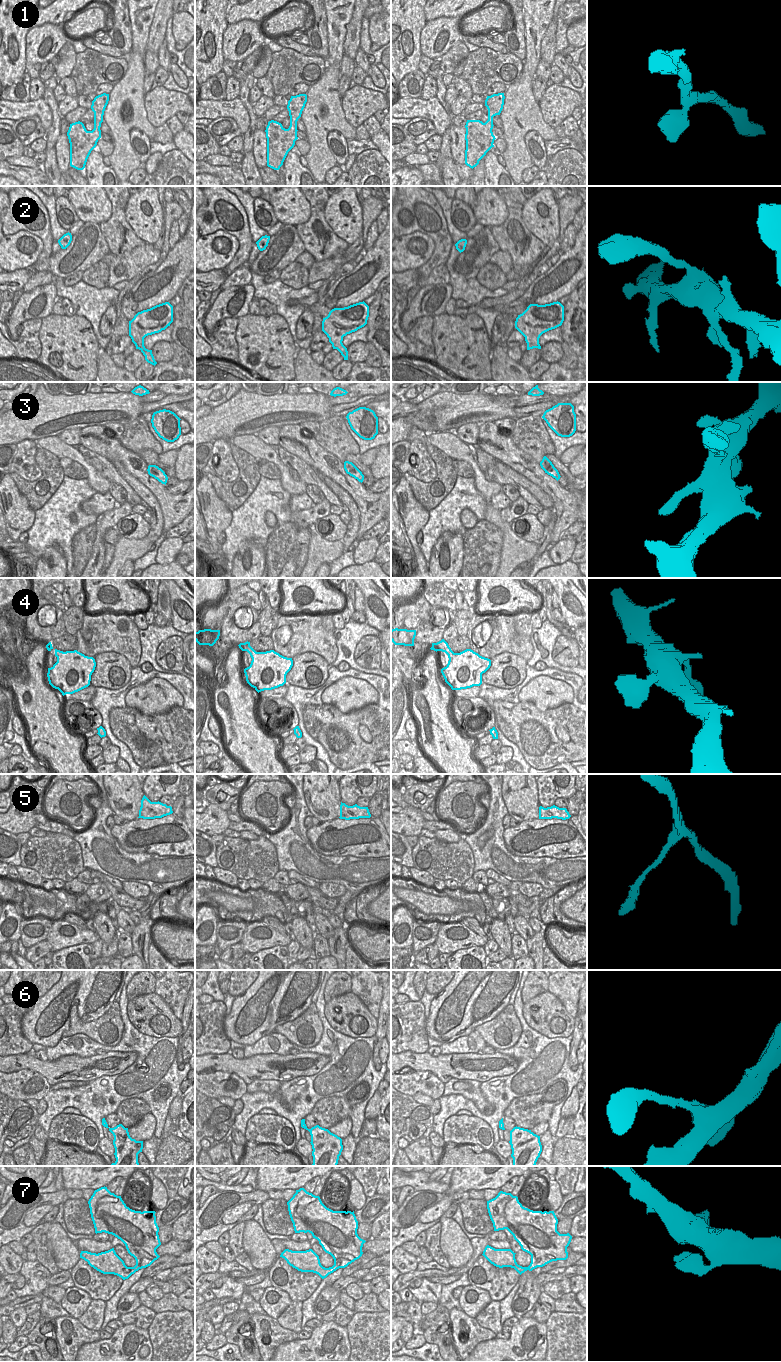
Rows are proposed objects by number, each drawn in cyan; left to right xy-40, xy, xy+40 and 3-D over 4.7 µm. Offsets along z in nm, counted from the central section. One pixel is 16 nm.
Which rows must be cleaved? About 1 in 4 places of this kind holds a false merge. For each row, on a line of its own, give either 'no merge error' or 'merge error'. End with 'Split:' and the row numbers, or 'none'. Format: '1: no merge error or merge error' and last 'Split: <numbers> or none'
1: no merge error
2: merge error
3: no merge error
4: no merge error
5: no merge error
6: no merge error
7: no merge error
Split: 2

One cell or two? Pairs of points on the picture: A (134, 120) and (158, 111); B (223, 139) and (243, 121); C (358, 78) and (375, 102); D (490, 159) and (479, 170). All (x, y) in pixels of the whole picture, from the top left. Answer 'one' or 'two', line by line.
A: two
B: two
C: two
D: two

